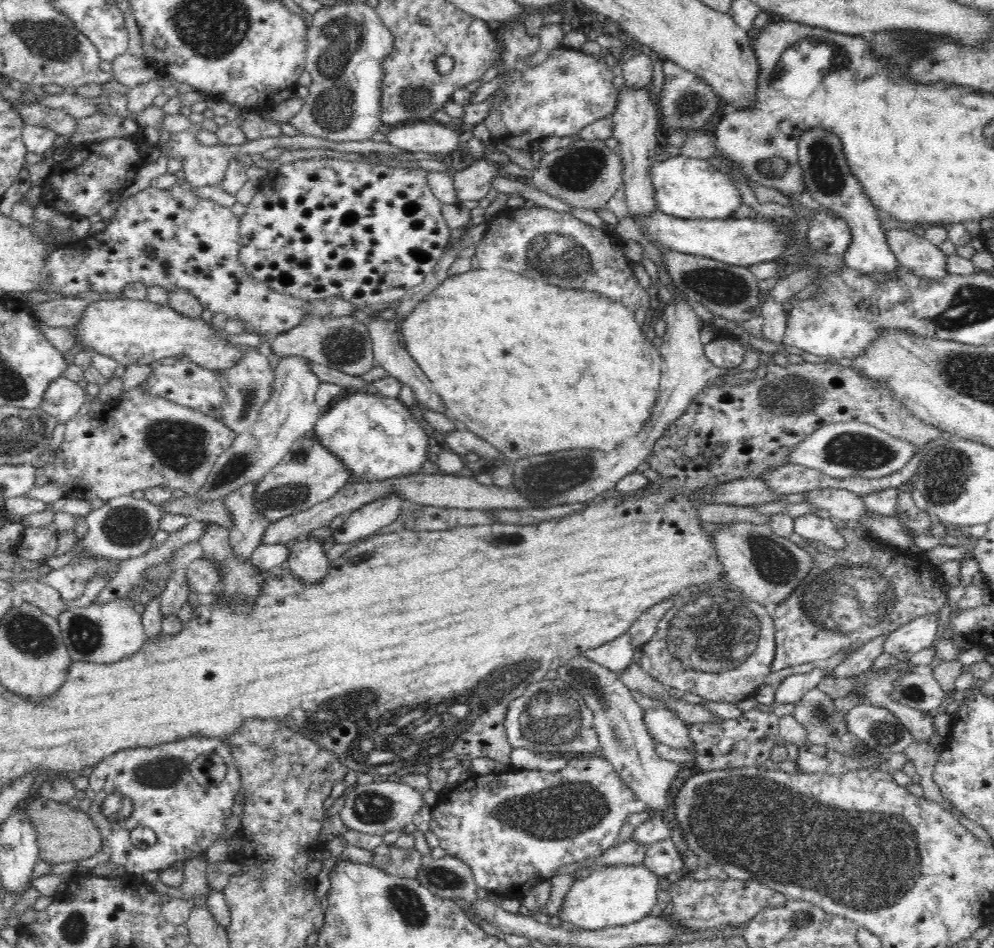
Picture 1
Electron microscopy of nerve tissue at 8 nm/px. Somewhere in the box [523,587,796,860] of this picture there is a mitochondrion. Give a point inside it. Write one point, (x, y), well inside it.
(587, 681)

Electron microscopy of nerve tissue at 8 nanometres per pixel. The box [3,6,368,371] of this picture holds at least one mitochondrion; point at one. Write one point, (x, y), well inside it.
(53, 40)

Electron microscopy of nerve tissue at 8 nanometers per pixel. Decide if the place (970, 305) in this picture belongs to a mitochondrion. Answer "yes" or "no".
yes

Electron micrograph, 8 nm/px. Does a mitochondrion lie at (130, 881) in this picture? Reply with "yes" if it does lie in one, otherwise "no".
no

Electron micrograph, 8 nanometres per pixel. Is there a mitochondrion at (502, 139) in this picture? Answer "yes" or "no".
no

